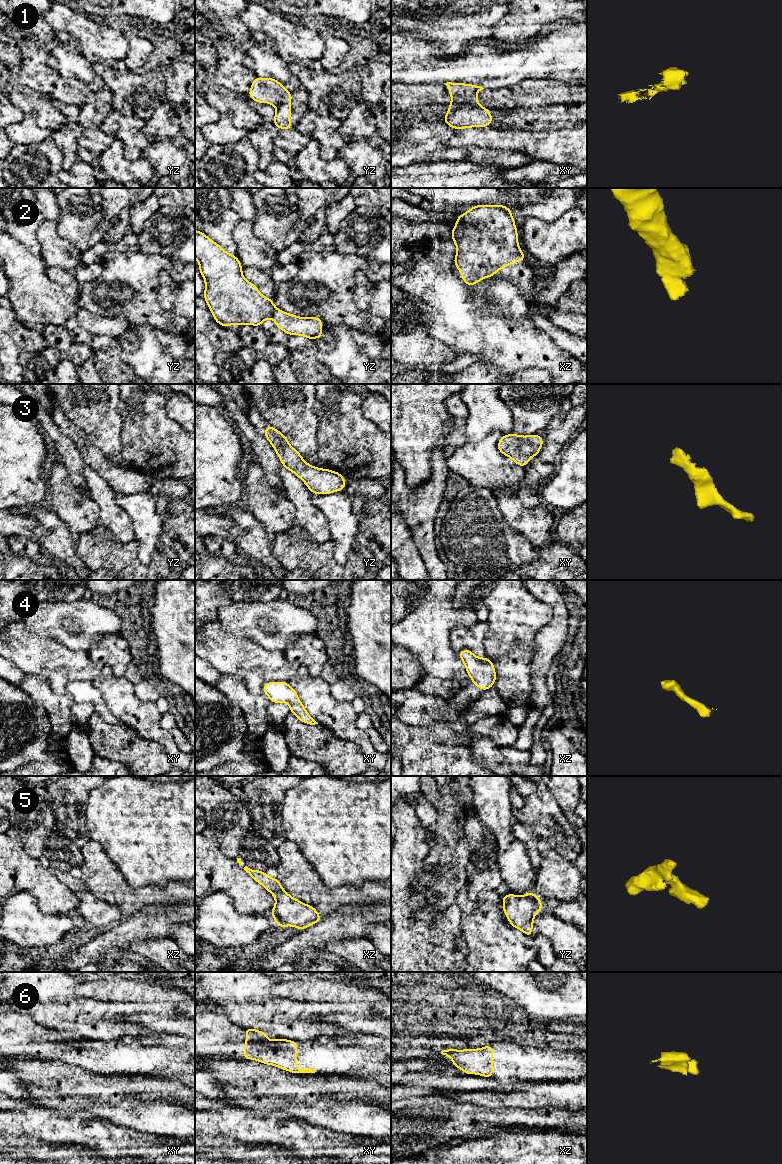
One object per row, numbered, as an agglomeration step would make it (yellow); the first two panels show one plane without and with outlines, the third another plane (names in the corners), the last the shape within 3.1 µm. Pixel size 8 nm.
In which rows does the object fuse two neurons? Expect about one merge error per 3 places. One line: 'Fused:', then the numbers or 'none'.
Fused: 1

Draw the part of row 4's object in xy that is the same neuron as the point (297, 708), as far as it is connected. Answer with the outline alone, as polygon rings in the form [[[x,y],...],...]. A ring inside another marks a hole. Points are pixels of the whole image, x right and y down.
[[[266,682],[263,693],[267,694],[272,703],[286,702],[289,704],[290,712],[306,724],[318,724],[306,711],[302,702],[298,699],[297,692],[287,682]]]

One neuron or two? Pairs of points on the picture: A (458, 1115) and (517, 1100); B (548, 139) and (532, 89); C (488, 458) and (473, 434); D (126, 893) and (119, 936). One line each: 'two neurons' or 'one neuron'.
A: two neurons
B: two neurons
C: two neurons
D: two neurons

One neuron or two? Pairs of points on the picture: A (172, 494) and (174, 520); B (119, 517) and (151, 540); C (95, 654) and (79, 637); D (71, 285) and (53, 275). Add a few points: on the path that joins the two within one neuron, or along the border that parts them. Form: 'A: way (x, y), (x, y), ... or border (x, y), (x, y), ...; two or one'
A: way (173, 500), (174, 514); one
B: border (119, 507), (129, 517), (135, 539); two
C: border (108, 634), (105, 634), (86, 652); two
D: way (67, 281), (57, 275); one

